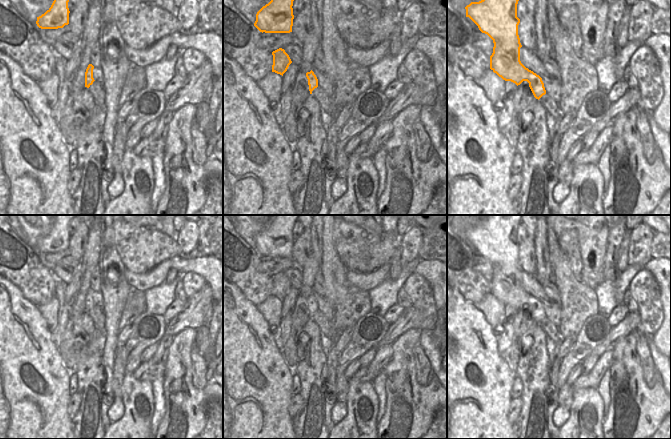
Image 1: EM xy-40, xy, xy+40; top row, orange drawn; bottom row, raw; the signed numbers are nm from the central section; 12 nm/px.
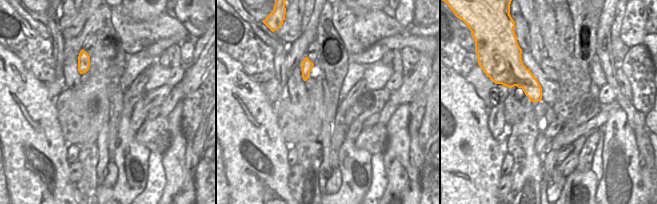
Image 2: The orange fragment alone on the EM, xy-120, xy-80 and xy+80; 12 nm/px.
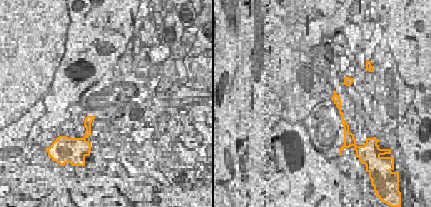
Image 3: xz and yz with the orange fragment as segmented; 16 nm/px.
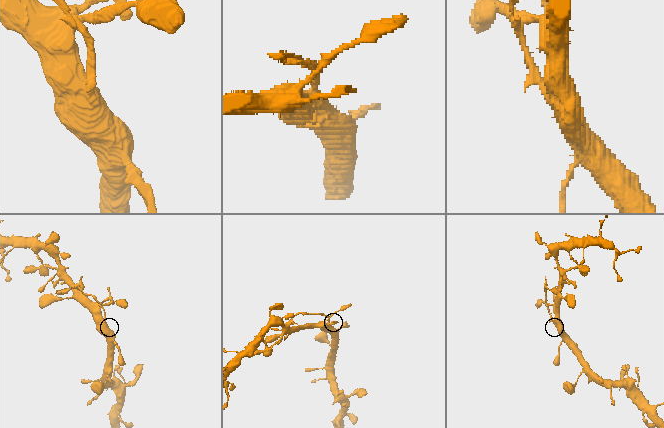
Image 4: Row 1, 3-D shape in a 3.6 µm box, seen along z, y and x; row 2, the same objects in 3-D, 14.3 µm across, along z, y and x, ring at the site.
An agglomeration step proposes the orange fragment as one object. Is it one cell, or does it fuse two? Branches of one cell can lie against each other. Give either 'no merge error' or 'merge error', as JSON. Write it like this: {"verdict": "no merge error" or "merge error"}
{"verdict": "merge error"}

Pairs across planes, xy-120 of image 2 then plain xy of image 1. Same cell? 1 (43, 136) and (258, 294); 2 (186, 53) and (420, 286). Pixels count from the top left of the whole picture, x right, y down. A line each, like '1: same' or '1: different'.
1: different
2: same

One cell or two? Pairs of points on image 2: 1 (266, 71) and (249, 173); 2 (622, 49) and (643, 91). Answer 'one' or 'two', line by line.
1: two
2: two

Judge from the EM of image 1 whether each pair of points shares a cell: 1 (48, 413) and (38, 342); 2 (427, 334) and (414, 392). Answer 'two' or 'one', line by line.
1: one
2: two

